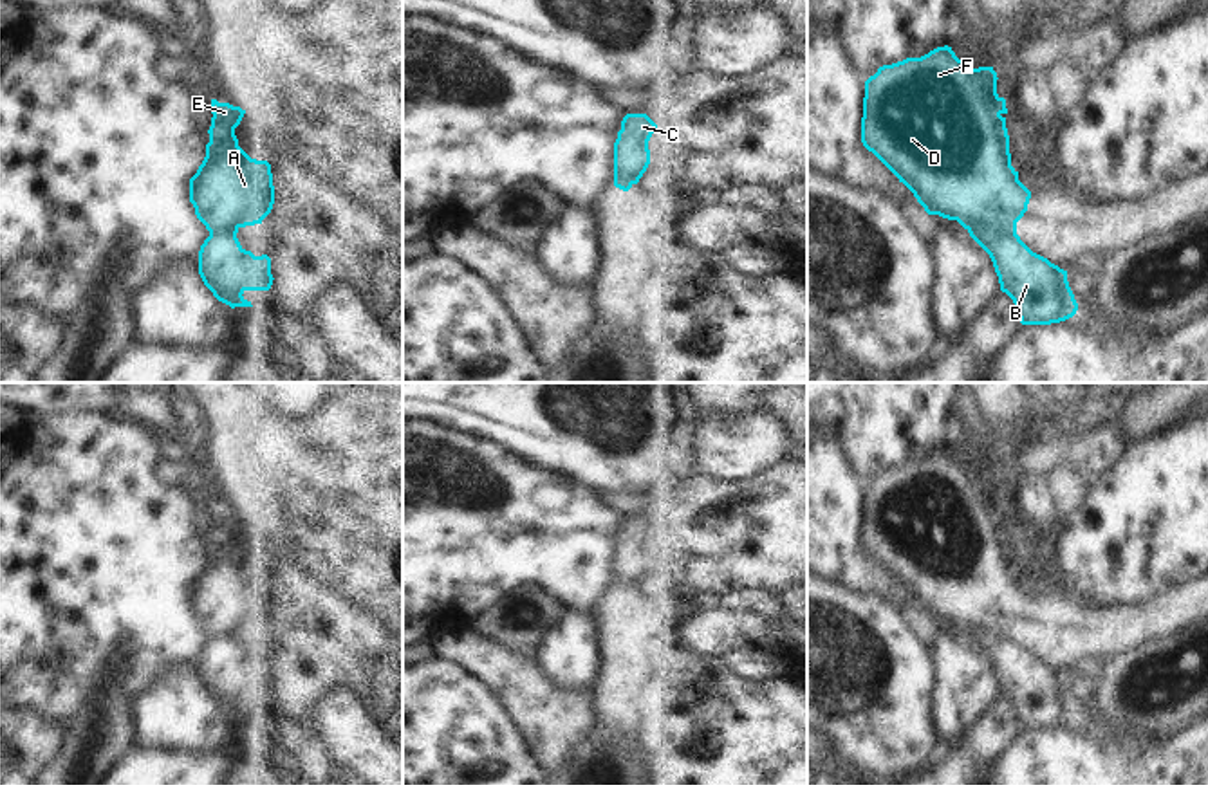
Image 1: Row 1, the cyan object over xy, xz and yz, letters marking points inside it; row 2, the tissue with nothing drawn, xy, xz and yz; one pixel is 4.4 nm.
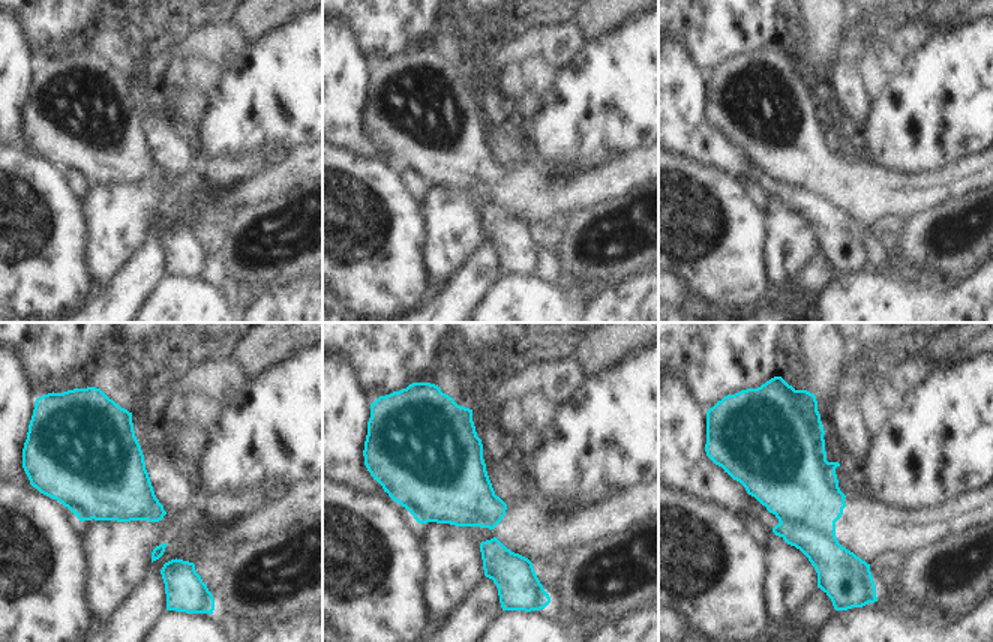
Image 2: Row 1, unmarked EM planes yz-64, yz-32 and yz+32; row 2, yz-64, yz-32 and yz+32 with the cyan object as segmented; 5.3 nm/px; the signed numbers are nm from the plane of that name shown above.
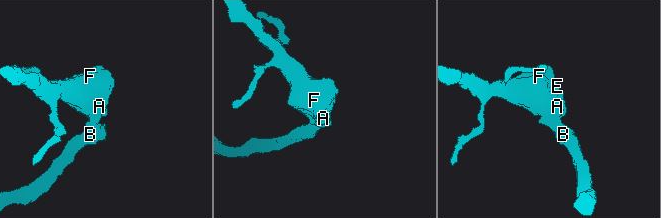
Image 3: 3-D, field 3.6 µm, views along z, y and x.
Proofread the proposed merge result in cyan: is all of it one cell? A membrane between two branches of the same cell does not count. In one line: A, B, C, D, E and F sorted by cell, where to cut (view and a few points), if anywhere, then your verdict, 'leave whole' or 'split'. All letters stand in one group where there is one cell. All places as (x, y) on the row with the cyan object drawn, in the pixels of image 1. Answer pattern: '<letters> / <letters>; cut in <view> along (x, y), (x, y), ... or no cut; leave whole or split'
A D E F / B C; cut in yz along (961, 222), (983, 222), (1015, 233); split

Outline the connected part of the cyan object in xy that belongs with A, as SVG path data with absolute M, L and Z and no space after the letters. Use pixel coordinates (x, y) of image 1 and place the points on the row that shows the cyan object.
M211 99L211 114L206 157L197 173L190 179L190 202L195 208L195 215L208 231L262 224L274 204L271 164L267 161L251 159L238 146L235 128L240 125L246 110Z

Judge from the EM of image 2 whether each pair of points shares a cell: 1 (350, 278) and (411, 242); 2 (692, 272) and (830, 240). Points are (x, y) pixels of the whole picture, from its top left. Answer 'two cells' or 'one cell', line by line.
1: one cell
2: two cells

